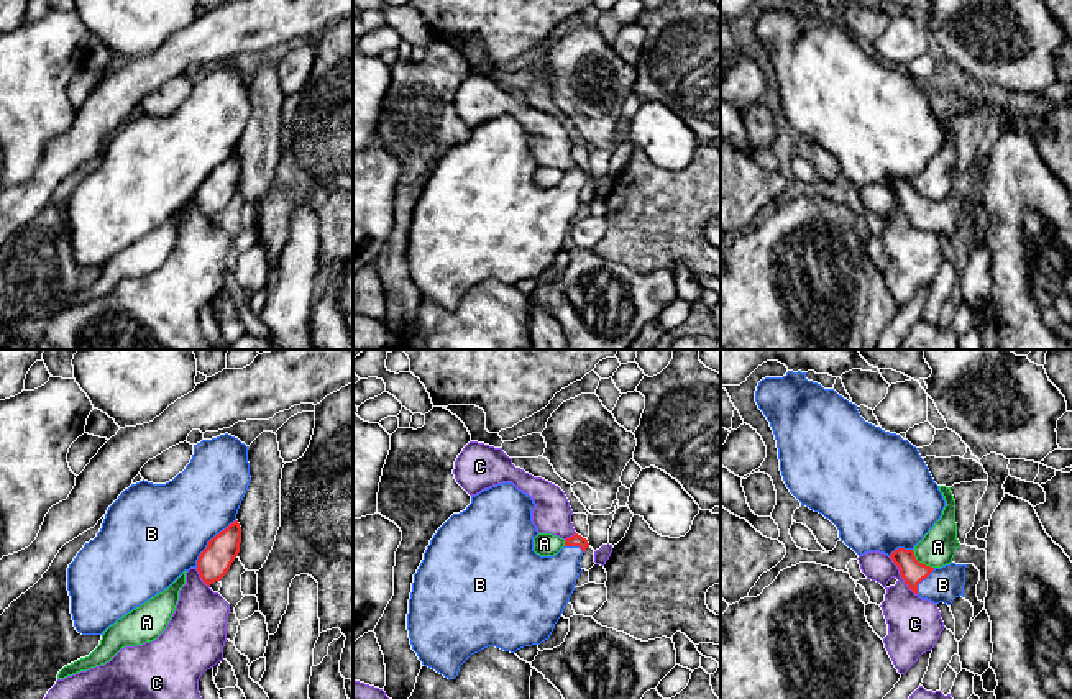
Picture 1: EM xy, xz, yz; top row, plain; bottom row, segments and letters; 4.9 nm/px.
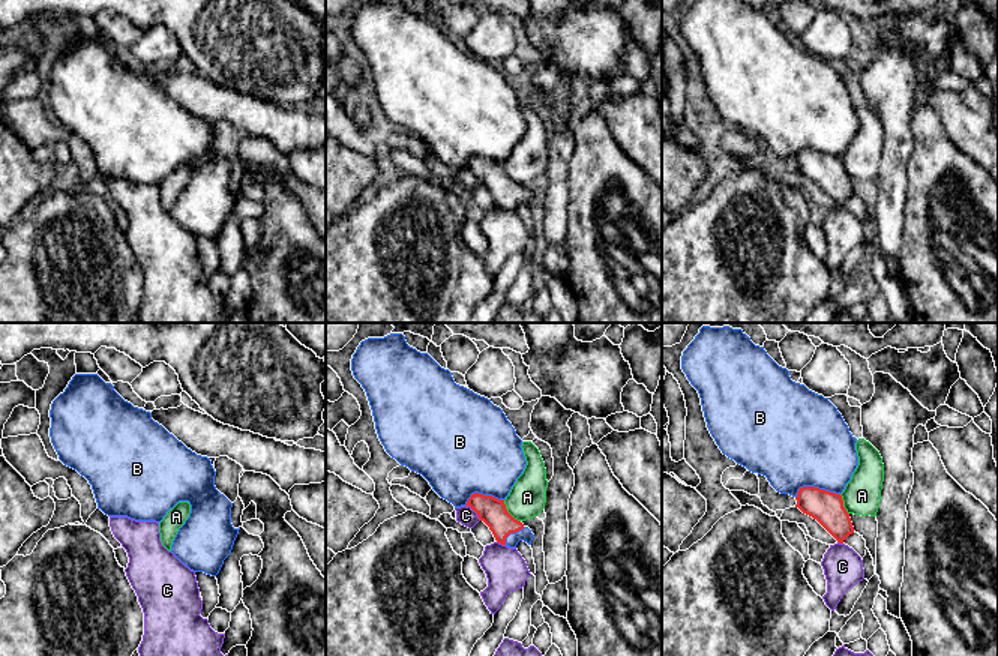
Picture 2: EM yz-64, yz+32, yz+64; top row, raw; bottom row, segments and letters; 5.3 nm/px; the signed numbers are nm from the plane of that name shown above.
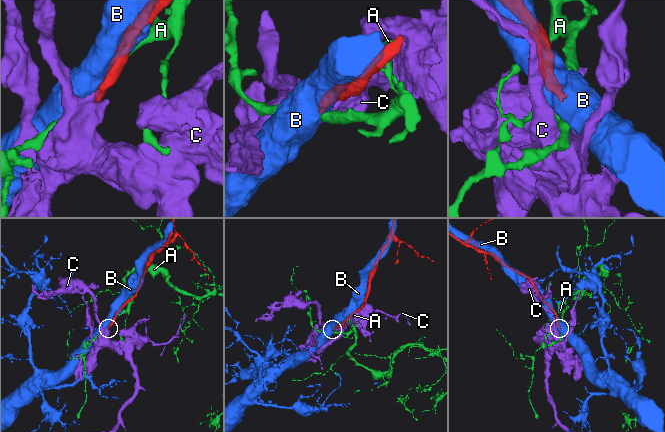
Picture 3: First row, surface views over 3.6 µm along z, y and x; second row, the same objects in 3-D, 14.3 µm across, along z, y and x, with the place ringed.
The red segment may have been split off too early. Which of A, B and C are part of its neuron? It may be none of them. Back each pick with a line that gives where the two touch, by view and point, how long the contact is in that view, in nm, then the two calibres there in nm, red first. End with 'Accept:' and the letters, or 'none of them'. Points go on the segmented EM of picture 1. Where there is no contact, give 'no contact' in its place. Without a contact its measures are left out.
B: xy (209, 542) | 300 nm | 160/460 nm
Accept: B

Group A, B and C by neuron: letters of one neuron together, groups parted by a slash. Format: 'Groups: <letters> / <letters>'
Groups: A / B / C

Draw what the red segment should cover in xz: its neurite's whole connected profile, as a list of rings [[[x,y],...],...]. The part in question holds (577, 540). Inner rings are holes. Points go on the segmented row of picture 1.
[[[502,482],[471,496],[471,504],[437,530],[414,574],[407,614],[410,645],[424,666],[455,679],[460,666],[488,646],[515,653],[550,638],[583,571],[580,561],[589,543],[575,533],[557,555],[537,555],[534,509],[529,494]]]

